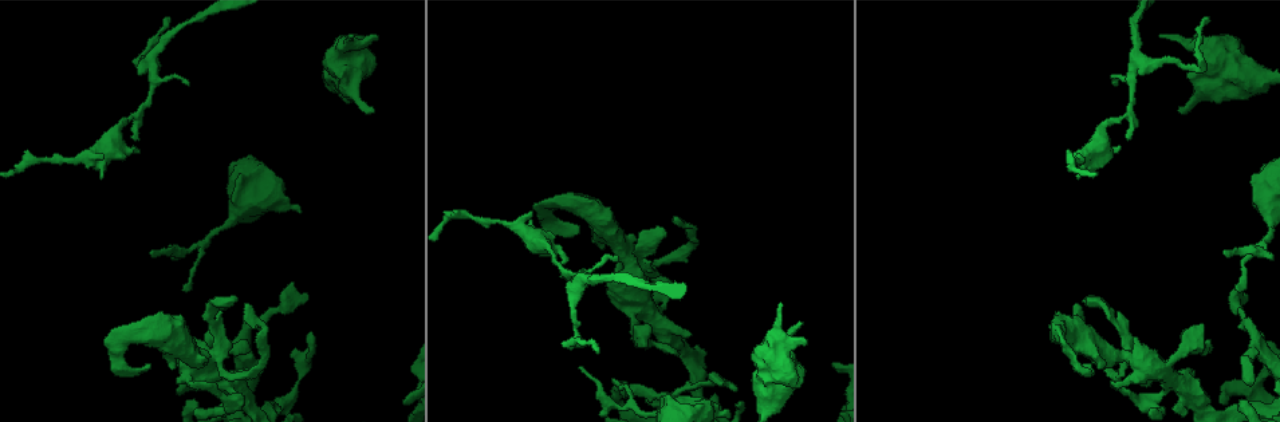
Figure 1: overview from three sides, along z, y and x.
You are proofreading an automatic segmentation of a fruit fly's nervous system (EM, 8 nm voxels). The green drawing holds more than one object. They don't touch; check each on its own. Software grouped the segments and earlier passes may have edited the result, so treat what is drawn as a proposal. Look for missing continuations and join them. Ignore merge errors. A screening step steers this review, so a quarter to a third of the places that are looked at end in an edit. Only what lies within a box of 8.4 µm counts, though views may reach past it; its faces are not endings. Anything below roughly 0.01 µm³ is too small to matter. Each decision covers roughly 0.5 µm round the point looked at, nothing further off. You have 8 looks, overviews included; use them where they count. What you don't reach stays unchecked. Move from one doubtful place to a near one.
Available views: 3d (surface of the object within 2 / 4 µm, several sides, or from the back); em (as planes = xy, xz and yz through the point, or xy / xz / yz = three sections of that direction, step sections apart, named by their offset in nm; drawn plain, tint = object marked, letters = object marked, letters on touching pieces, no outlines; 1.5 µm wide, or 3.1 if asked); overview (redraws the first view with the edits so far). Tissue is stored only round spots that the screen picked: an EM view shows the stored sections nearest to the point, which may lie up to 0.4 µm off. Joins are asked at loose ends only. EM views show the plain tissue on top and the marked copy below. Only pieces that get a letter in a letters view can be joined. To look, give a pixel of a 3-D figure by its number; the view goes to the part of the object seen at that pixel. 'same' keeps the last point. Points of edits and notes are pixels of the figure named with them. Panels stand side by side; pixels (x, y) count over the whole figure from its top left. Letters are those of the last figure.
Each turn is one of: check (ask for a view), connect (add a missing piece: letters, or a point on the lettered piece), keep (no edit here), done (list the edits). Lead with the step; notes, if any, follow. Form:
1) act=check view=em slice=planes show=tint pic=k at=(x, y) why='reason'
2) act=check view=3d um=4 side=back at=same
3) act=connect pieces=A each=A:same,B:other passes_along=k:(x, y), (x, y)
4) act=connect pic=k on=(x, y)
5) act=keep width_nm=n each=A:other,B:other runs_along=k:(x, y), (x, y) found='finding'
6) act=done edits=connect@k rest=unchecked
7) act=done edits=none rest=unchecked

act=check view=em slice=planes show=letters pic=1 at=(377, 37) why='an open end'

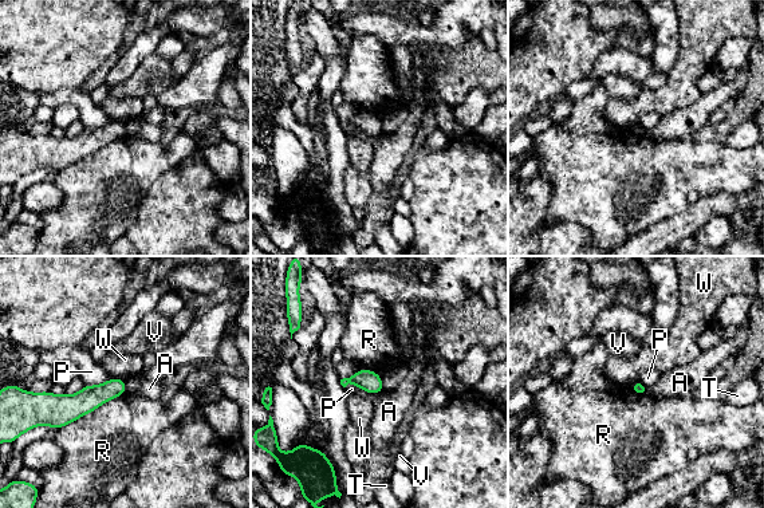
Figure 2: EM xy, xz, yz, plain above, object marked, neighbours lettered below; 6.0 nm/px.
act=keep each=A:other,P:other,R:other,T:other,V:other,W:other border=2:(345, 386), (384, 390) found='no lettered piece goes on from it'

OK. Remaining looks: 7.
act=check view=3d um=2 pic=1 at=(581, 370) why='thin end'

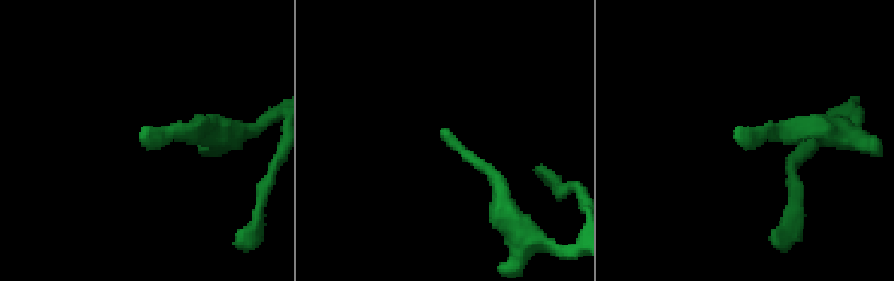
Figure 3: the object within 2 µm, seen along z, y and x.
act=check view=em slice=planes show=letters pic=3 at=(141, 133) why='shape alone is not enough'

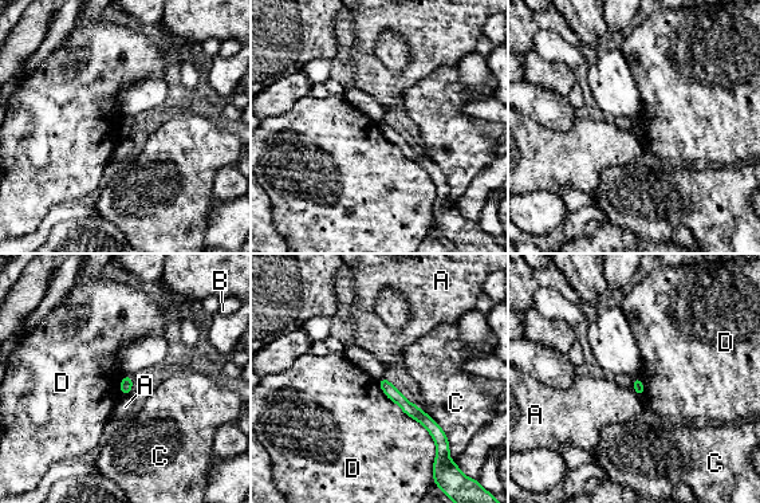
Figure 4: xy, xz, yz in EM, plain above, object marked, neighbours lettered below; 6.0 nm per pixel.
act=keep each=A:other,B:other,C:other,D:other border=4:(375, 380), (428, 431), (434, 458) found='no lettered piece goes on from it'

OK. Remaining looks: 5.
act=check view=em slice=xz step=8 show=tint pic=1 at=(131, 148) why='an open end'

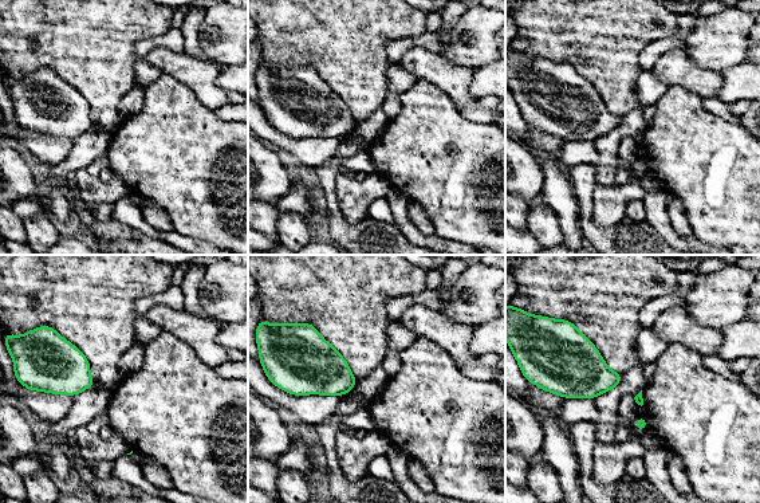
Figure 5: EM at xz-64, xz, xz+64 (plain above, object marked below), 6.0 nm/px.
act=check view=em slice=planes show=letters at=same why='cut it another way'

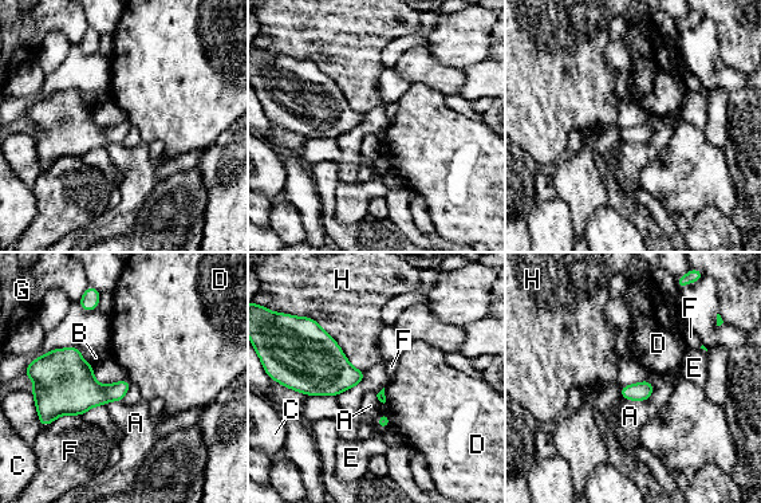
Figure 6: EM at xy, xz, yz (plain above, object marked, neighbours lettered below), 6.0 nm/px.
act=keep longest_contact=H:480nm each=A:other,B:other,C:other,D:other,E:other,F:other,G:other,H:other border=6:(81, 415), (60, 415), (42, 428) found='none of them fits'

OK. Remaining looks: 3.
act=done edits=none rest=unchecked

